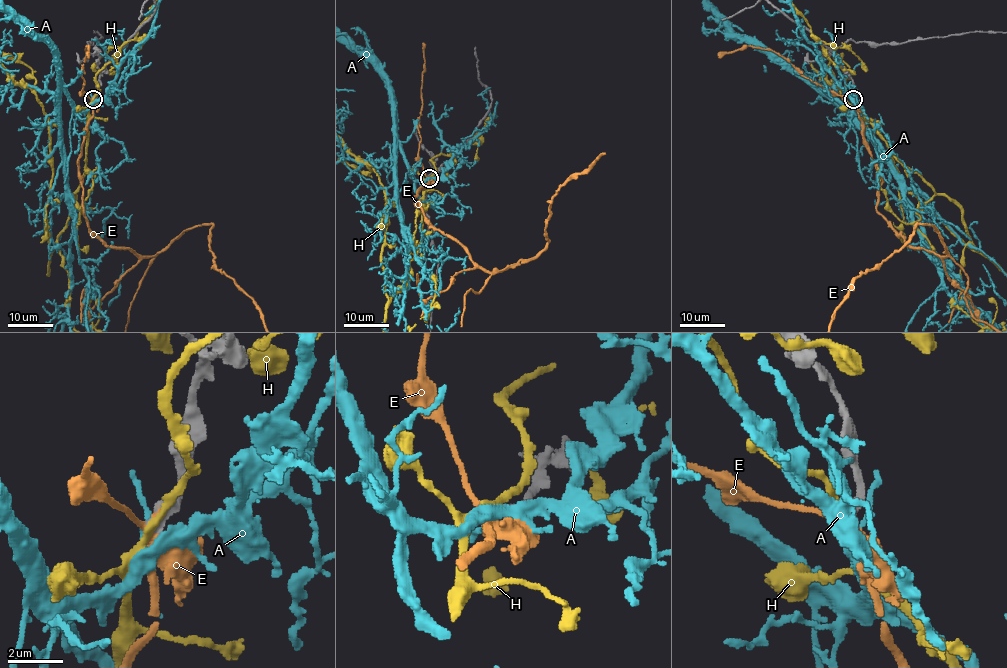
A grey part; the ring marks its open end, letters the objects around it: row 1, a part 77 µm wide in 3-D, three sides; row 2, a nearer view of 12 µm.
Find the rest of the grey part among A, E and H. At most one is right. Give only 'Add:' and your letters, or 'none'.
Add: E

